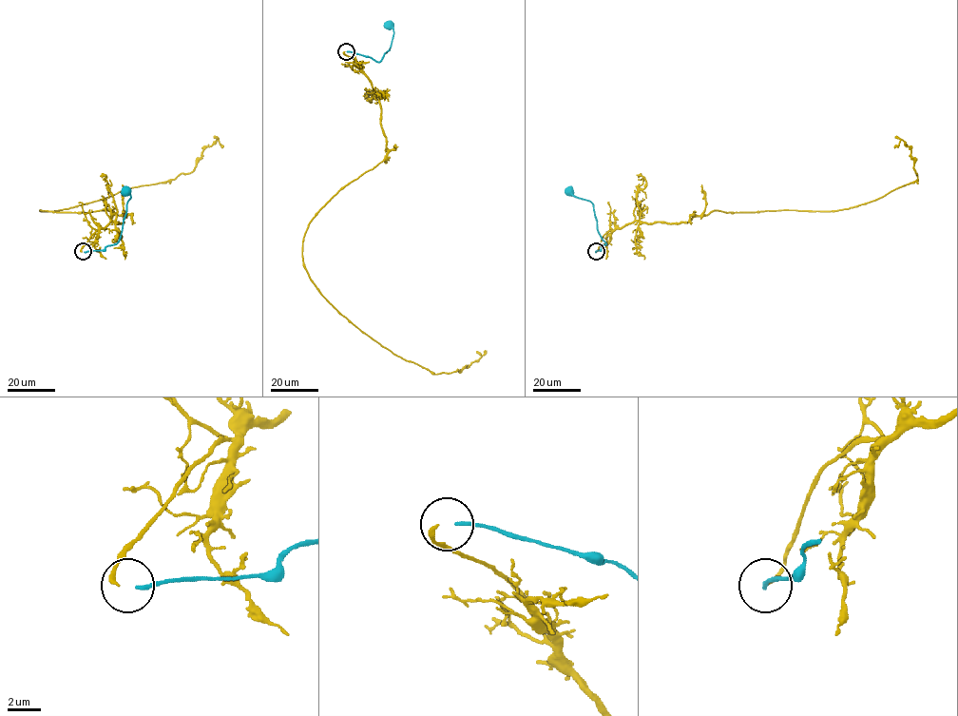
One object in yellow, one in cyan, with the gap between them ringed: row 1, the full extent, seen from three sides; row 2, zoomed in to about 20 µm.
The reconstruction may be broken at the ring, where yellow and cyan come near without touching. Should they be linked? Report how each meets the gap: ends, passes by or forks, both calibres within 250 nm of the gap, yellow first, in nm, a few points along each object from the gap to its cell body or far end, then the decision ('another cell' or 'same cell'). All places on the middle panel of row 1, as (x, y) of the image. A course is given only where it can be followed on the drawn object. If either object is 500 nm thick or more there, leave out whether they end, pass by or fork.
yellow ends there; cyan ends there; 240 nm thick on the yellow side, 240 nm on the other; yellow runs (344, 51), (379, 99), (387, 153), (309, 224), (303, 266), (341, 314), (434, 374), (462, 370), (485, 350); cyan runs (347, 51), (379, 62), (391, 46), (393, 29), (389, 25); same cell

